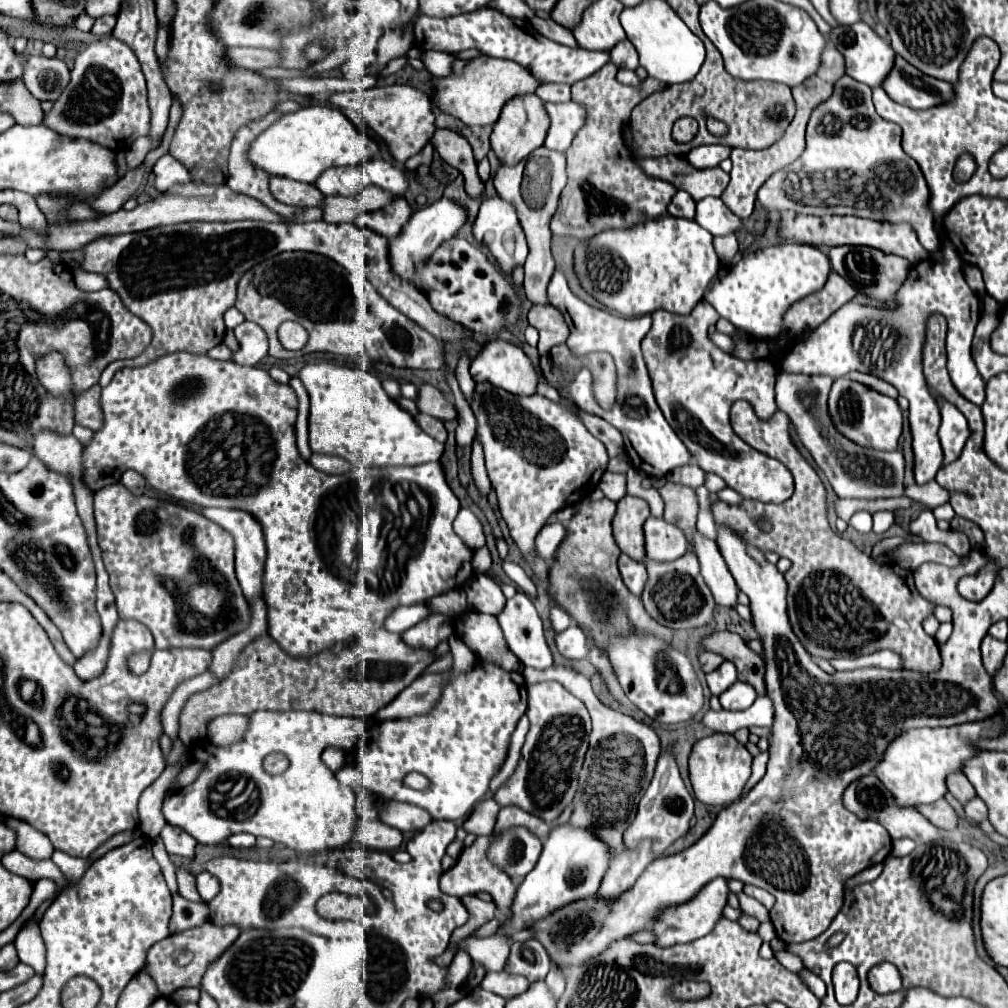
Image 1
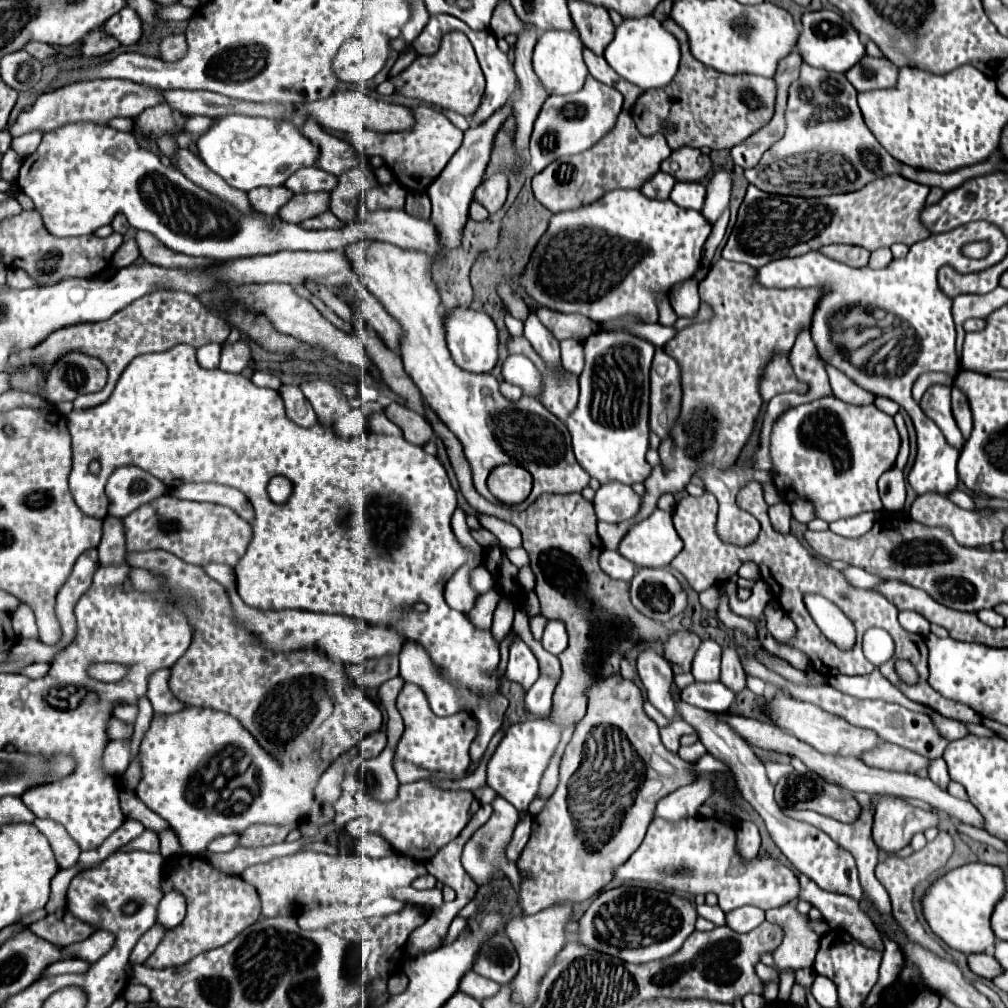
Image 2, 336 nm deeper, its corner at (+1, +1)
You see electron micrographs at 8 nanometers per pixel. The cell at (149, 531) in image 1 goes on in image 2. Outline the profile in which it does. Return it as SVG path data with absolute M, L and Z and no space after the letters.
M170 494L136 508L132 514L124 518L124 528L126 528L126 548L130 552L160 548L196 566L204 566L210 562L236 566L238 558L242 558L250 542L250 524L242 520L234 510L220 504L178 500Z

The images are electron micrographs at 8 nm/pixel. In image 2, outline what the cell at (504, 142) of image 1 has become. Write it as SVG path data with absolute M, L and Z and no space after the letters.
M494 174L494 176L486 178L482 186L478 186L478 190L474 194L474 200L478 204L482 204L490 214L494 214L496 210L500 210L504 206L506 194L508 194L506 174Z

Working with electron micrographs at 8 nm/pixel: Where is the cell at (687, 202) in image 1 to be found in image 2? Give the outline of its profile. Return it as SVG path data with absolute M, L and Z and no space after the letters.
M656 172L654 178L650 178L646 184L642 184L640 192L648 198L656 198L656 200L666 200L670 196L670 190L674 188L676 180L666 174L666 172Z

